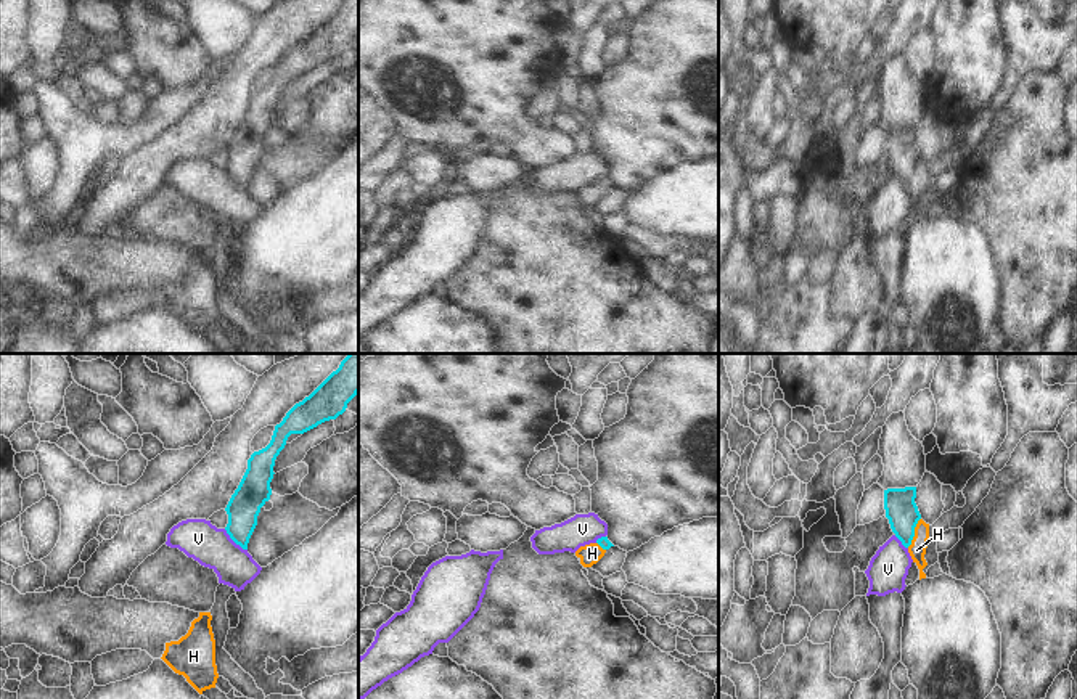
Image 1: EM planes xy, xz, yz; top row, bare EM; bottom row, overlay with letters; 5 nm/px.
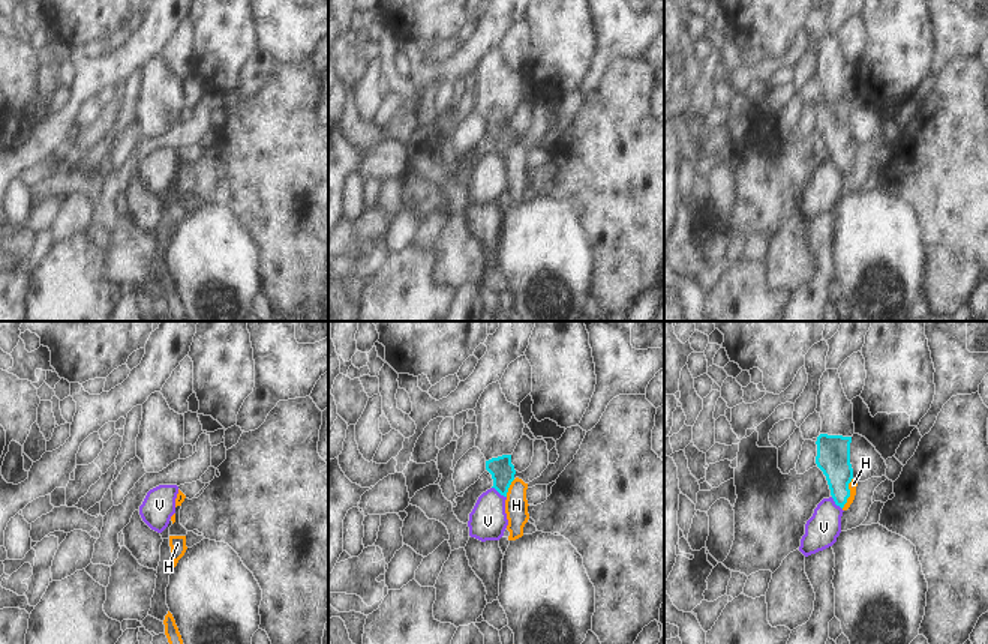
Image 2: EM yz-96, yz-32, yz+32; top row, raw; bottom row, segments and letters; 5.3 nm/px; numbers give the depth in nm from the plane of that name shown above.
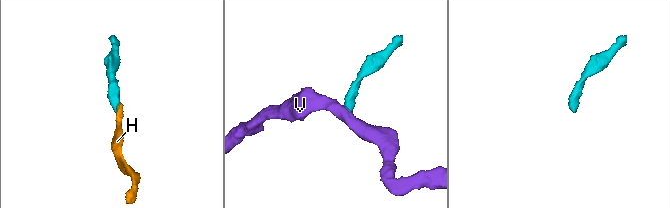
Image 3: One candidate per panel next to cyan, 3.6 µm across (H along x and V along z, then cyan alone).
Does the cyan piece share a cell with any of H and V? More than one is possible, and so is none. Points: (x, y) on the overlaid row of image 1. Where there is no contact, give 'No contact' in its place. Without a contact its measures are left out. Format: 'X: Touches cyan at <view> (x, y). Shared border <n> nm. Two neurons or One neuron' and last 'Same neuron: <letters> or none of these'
H: Touches cyan at yz (913, 532). Shared border 170 nm. One neuron
V: Touches cyan at xy (235, 542). Shared border 160 nm. Two neurons
Same neuron: H.

